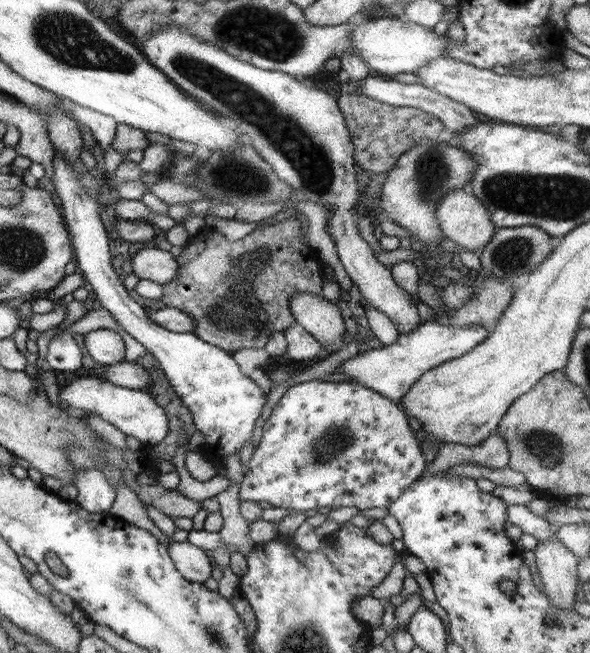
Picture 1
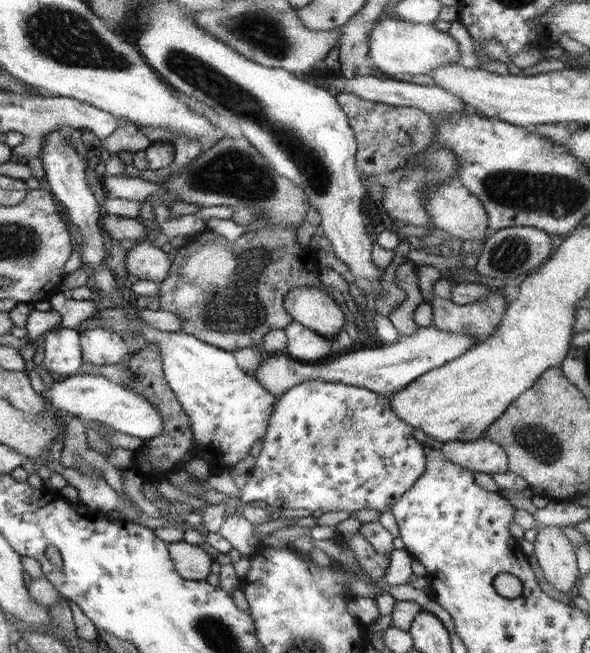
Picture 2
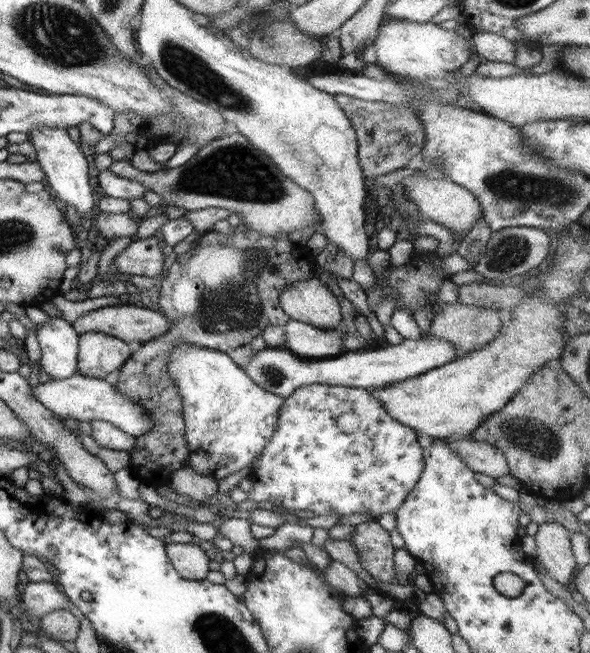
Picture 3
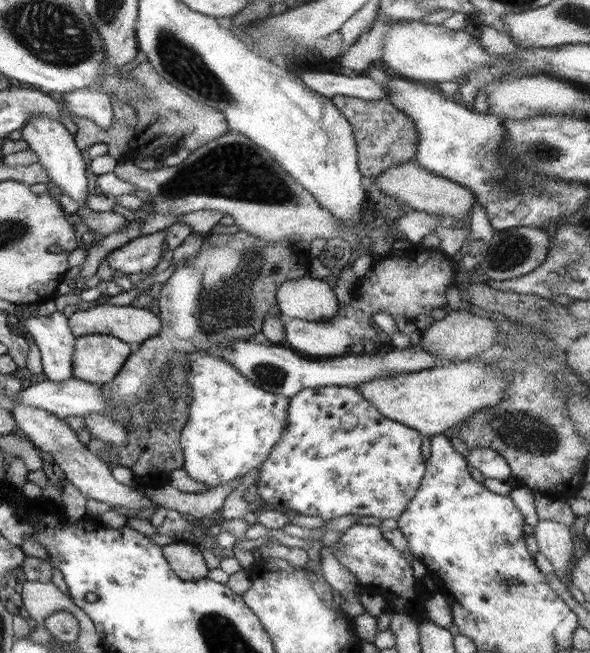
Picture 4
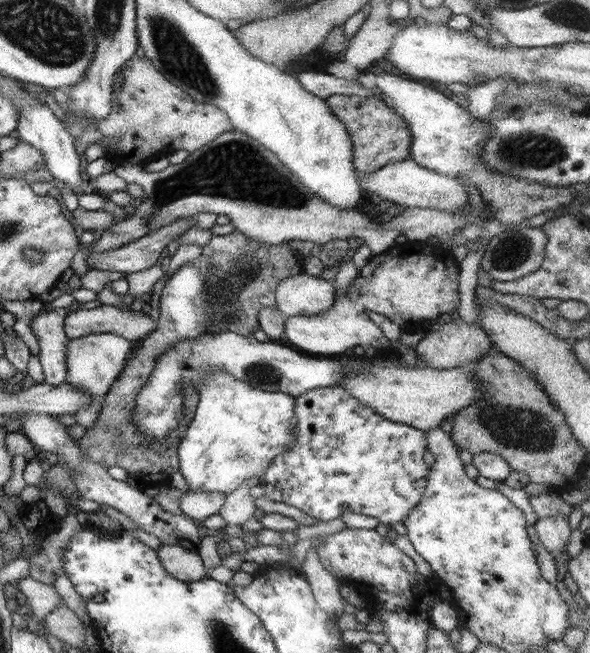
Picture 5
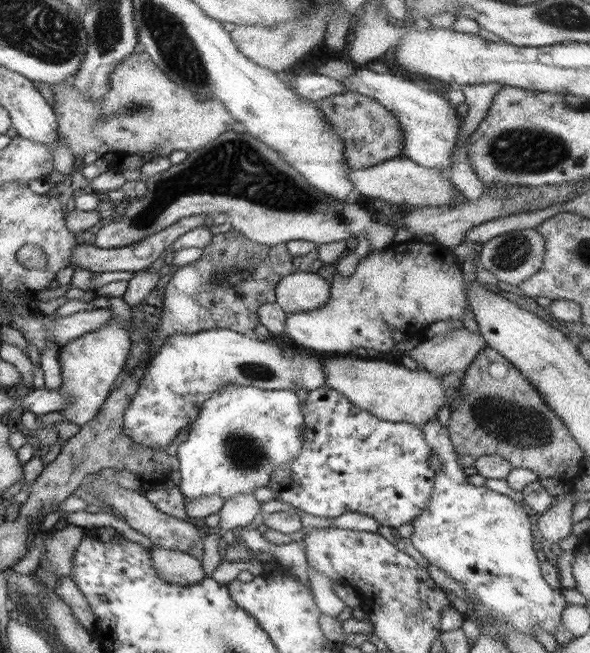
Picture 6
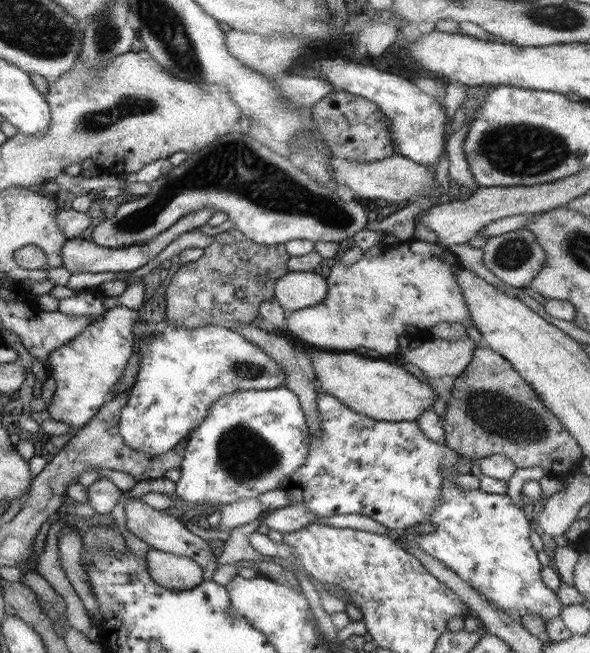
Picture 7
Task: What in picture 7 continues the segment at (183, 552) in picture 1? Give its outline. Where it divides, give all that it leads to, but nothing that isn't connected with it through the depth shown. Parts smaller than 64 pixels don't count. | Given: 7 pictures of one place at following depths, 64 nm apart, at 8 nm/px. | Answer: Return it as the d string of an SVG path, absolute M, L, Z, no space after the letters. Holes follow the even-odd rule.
M150 548L144 557L153 583L161 587L180 591L204 581L201 567L185 555L169 554Z

